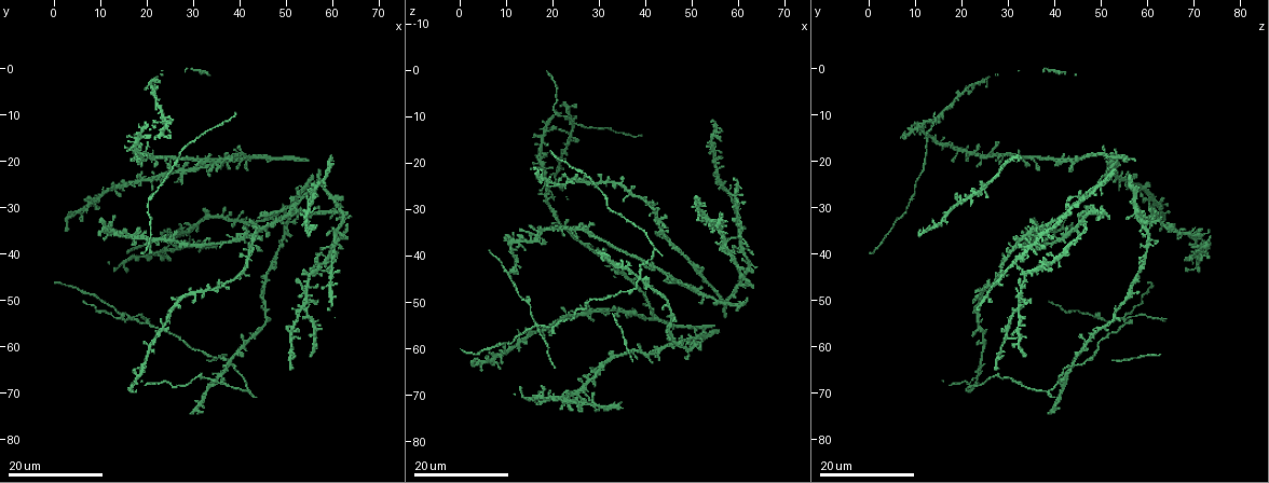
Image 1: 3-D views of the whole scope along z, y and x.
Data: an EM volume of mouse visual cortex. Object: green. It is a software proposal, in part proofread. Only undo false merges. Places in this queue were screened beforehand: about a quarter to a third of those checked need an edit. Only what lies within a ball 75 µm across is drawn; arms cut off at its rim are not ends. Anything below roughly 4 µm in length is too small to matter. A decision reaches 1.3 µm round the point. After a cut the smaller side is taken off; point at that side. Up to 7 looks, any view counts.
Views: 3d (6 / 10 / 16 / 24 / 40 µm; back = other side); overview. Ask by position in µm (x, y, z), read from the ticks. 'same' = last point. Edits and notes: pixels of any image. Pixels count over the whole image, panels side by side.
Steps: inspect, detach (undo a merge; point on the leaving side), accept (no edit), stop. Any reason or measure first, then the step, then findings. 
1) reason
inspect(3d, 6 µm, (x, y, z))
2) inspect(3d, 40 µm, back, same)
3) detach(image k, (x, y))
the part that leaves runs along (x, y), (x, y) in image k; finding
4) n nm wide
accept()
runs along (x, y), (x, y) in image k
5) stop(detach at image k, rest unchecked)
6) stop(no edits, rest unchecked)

inspect(3d, 24 µm, (56.5, 26.5, 24.0))

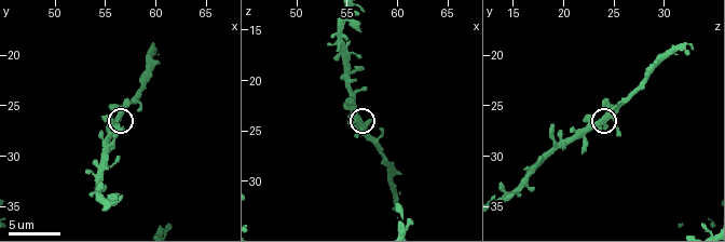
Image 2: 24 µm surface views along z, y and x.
inspect(3d, 6 µm, (56.0, 26.2, 24.0))

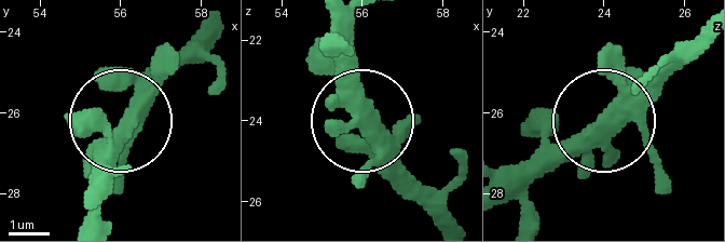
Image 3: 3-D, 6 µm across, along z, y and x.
4 arms
accept()
one neuron here

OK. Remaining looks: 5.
a fork
inspect(3d, 16 µm, (51.5, 31.5, 47.5))

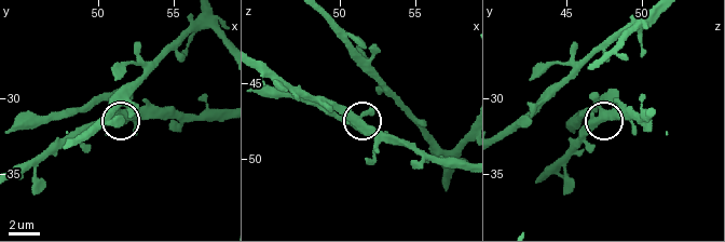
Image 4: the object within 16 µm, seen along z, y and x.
inspect(3d, 6 µm, (51.4, 31.4, 47.6))

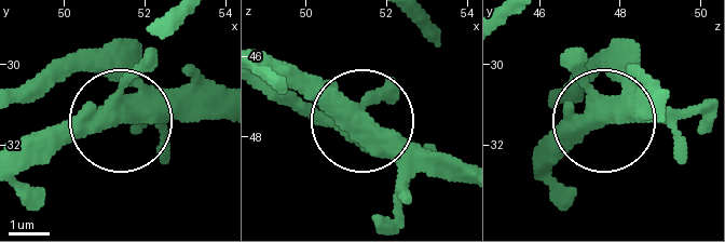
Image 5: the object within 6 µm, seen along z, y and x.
side arm 13 µm
detach(image 5, (79, 70))
the part that leaves runs along (135, 83), (66, 72), (25, 86) in image 5; two neurons meet here

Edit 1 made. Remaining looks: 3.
inspect(overview)

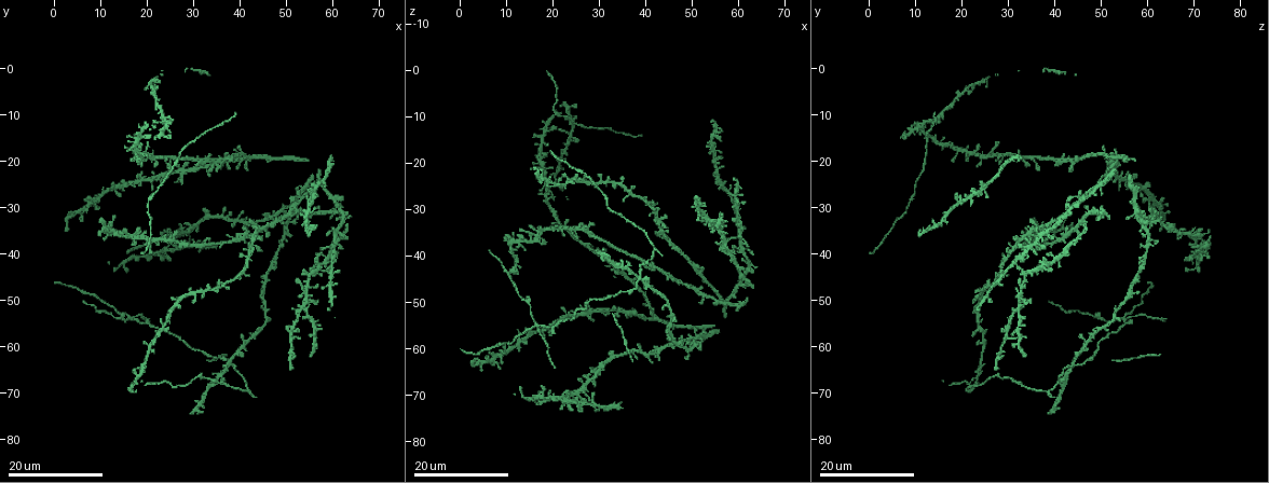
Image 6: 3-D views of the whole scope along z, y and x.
small branch off a trunk
inspect(3d, 24 µm, (57.5, 42.5, 37.0))

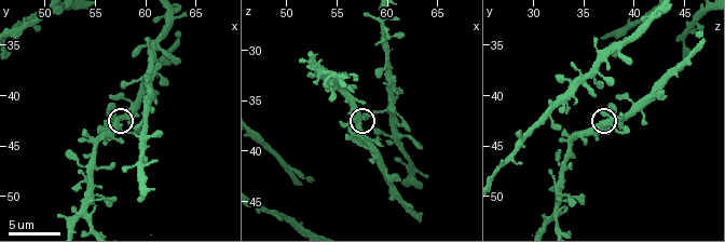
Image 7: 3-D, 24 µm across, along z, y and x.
zoom in
inspect(3d, 6 µm, (57.4, 42.6, 37.4))

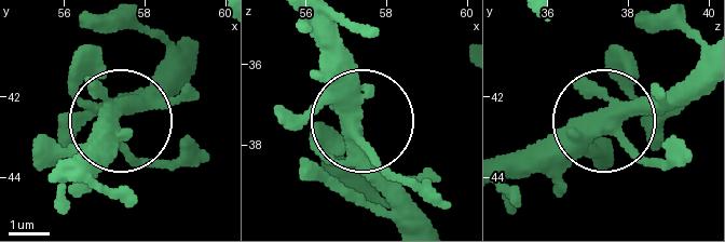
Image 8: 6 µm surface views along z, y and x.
accept()
one neuron here

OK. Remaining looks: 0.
stop(detach at image 5, rest unchecked)

